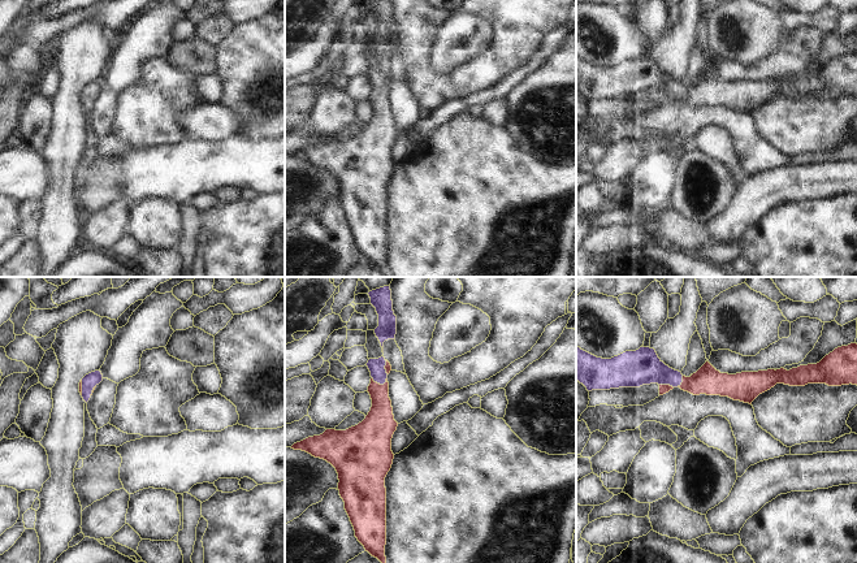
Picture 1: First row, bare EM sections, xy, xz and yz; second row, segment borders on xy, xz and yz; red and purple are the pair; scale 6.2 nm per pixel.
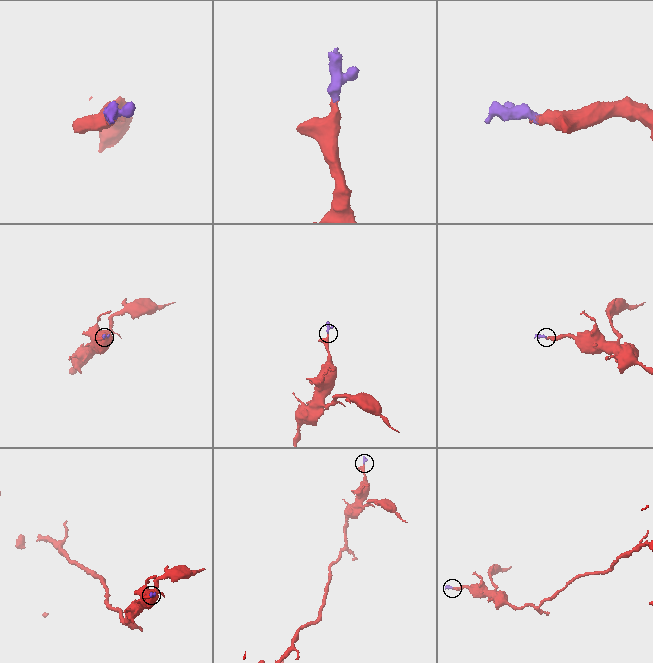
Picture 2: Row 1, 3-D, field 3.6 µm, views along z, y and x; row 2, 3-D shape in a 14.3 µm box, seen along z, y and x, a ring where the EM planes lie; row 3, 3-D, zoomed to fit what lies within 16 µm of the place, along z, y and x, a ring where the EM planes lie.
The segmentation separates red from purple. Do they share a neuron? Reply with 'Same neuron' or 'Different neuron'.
Same neuron.

